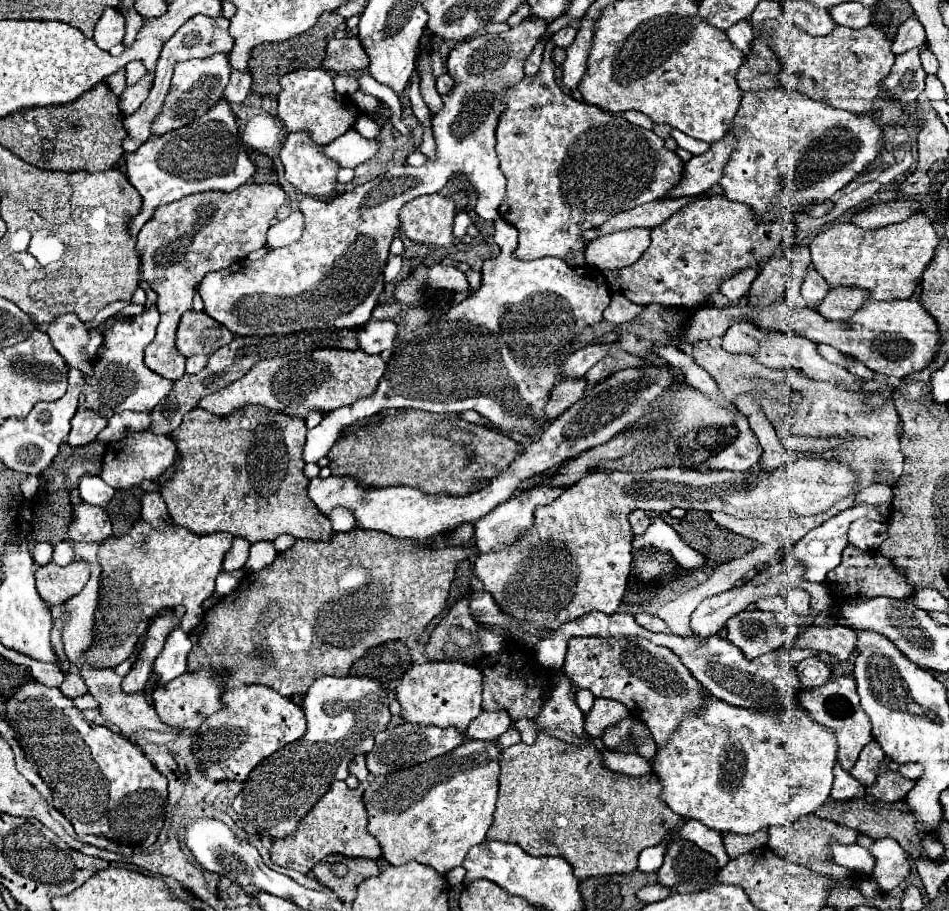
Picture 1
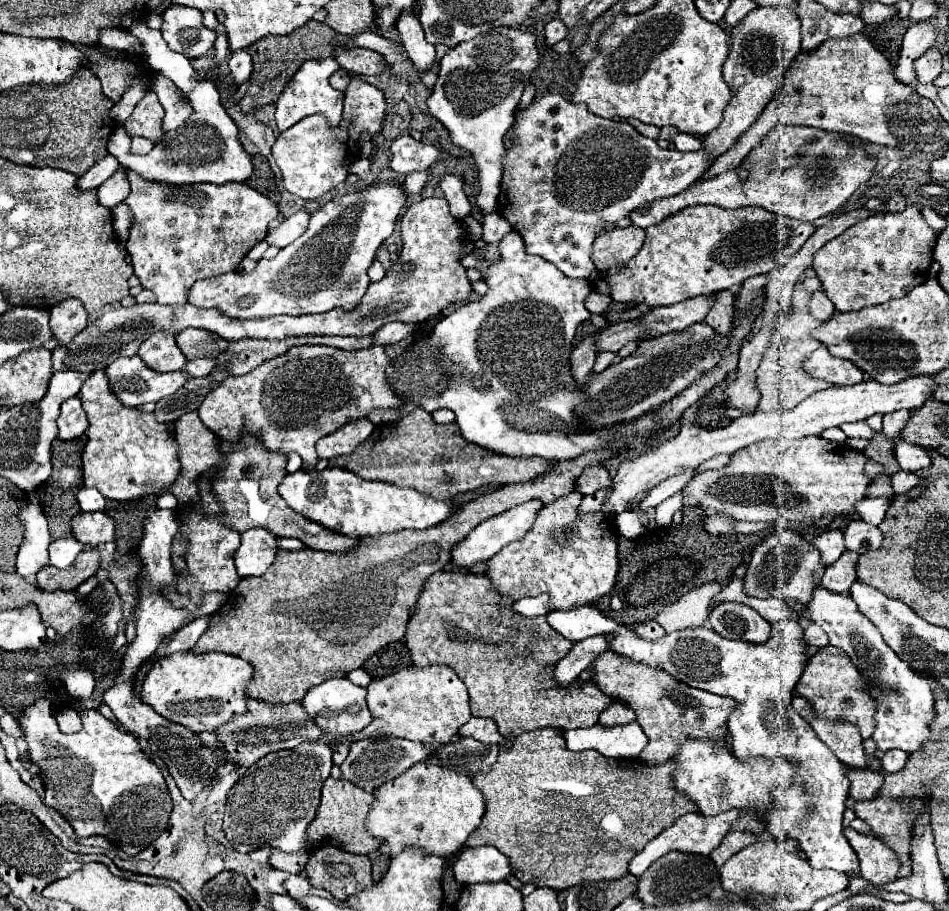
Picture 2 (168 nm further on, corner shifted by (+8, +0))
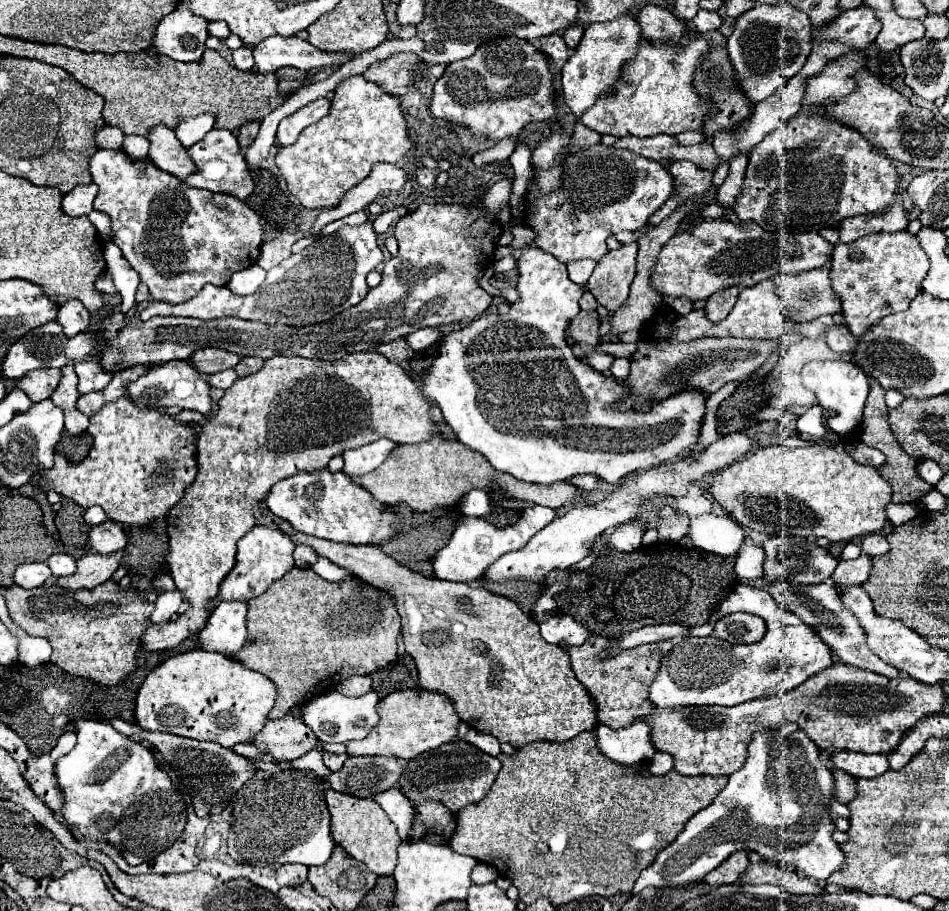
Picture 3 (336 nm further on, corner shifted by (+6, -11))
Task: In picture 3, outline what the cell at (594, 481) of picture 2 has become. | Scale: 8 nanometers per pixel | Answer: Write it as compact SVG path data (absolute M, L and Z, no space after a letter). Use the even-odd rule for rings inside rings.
M577 475L571 479L573 485L577 485L581 491L595 491L597 489L597 477L595 475Z

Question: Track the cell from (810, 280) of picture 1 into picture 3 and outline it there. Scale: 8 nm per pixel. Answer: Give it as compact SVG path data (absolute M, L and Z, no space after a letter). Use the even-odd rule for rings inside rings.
M843 325L843 327L827 327L827 335L825 335L829 347L845 357L849 357L853 353L853 349L857 347L855 345L855 337L849 333L849 329Z

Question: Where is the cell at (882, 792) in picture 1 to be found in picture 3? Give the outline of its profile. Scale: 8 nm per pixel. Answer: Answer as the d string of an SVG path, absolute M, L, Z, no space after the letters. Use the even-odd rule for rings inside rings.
M829 765L829 769L831 769L833 777L835 777L837 801L839 801L839 803L845 803L845 805L851 803L851 799L855 799L855 795L857 795L857 779L851 777L849 773L843 773L841 769L831 767L831 765Z

